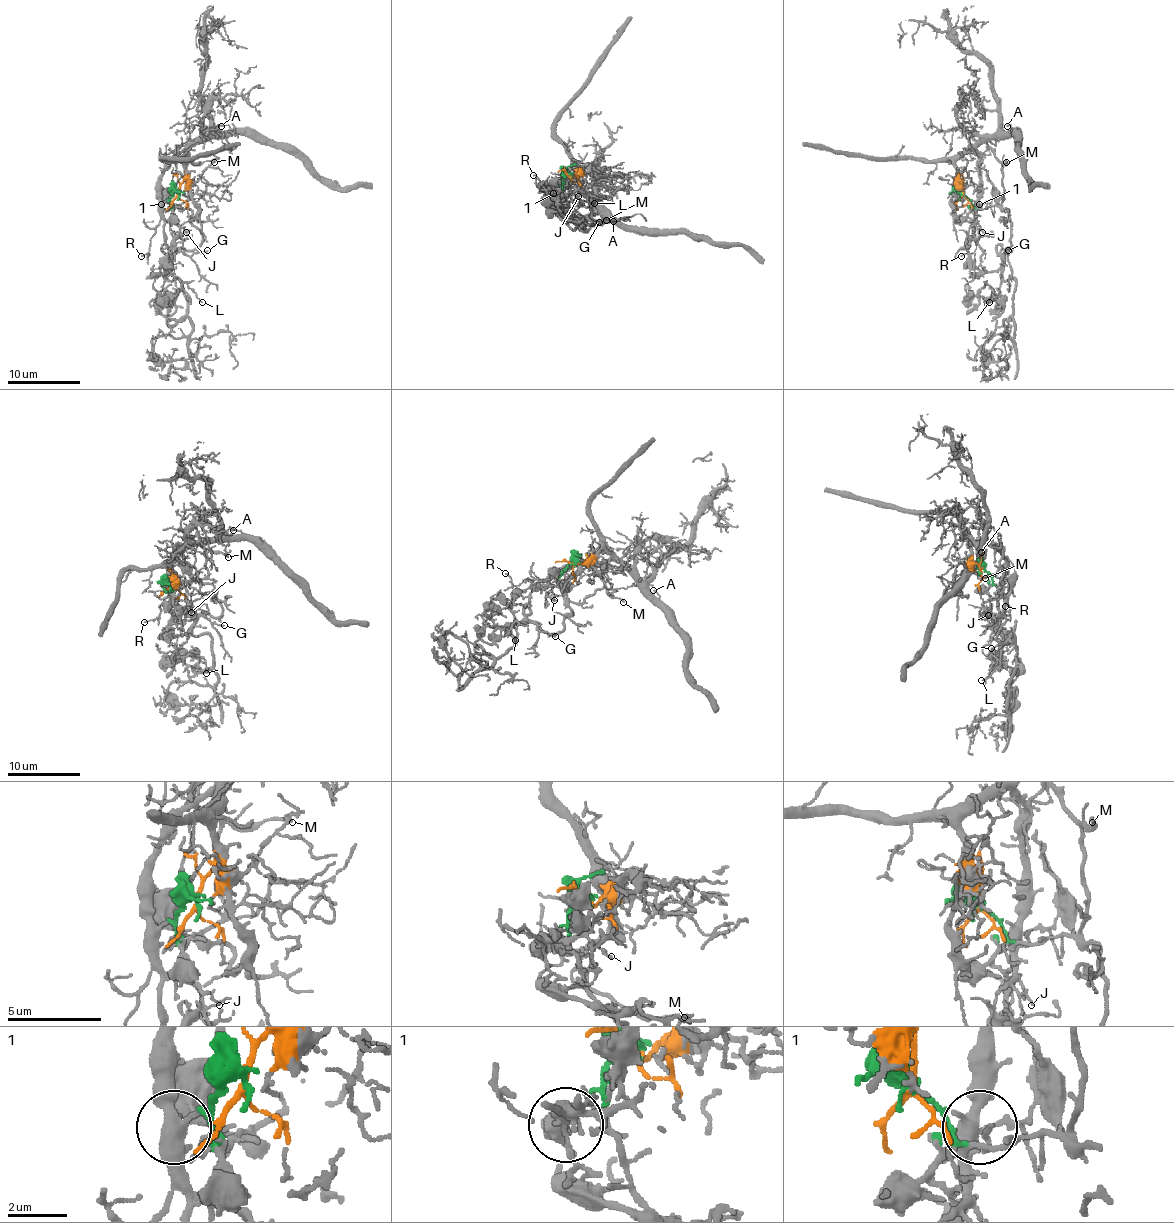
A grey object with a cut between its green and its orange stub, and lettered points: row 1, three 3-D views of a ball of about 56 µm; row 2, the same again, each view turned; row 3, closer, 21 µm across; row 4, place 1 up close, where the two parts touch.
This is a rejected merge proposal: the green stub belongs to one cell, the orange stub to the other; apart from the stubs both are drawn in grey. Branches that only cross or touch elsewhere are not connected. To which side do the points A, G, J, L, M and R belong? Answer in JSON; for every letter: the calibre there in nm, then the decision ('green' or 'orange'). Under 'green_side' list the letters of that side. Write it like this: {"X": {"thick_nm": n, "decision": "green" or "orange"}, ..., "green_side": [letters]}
{"A": {"thick_nm": 130, "decision": "orange"}, "G": {"thick_nm": 150, "decision": "green"}, "J": {"thick_nm": 120, "decision": "orange"}, "L": {"thick_nm": 110, "decision": "green"}, "M": {"thick_nm": 150, "decision": "green"}, "R": {"thick_nm": 90, "decision": "orange"}, "green_side": ["G", "L", "M"]}

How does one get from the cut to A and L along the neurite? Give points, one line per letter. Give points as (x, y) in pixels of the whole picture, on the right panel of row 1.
A: (963, 193), (956, 162), (977, 144), (997, 139), (1010, 128), (1006, 126)
L: (961, 193), (976, 208), (1004, 208), (1012, 224), (995, 296), (1003, 310), (994, 289), (988, 301)

